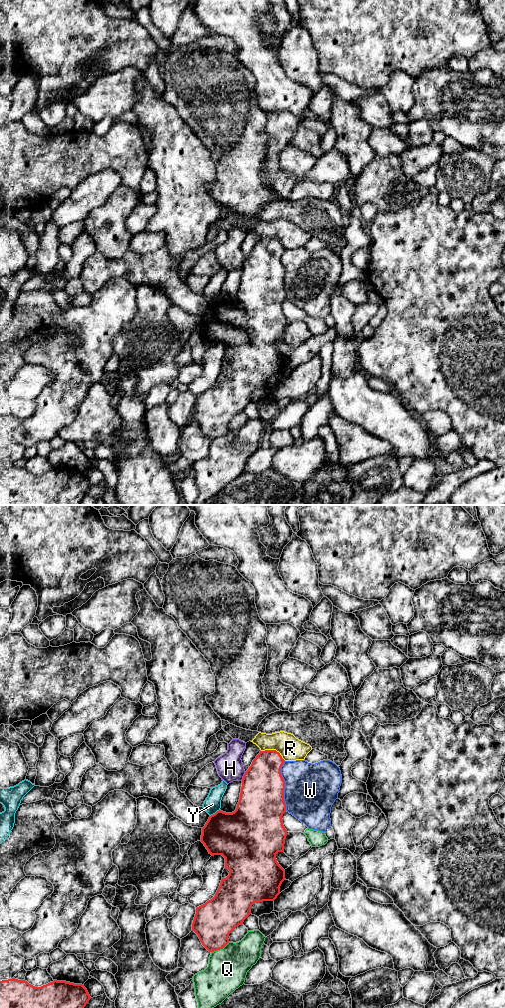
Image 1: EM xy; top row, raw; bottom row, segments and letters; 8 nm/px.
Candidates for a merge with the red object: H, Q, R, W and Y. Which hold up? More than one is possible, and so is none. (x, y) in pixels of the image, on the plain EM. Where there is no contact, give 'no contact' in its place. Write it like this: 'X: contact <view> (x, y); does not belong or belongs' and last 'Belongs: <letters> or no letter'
H: contact xy (243, 264); does not belong
Q: contact xy (220, 436); does not belong
R: contact xy (274, 238); does not belong
W: contact xy (284, 274); does not belong
Y: contact xy (215, 301); does not belong
Belongs: no letter

